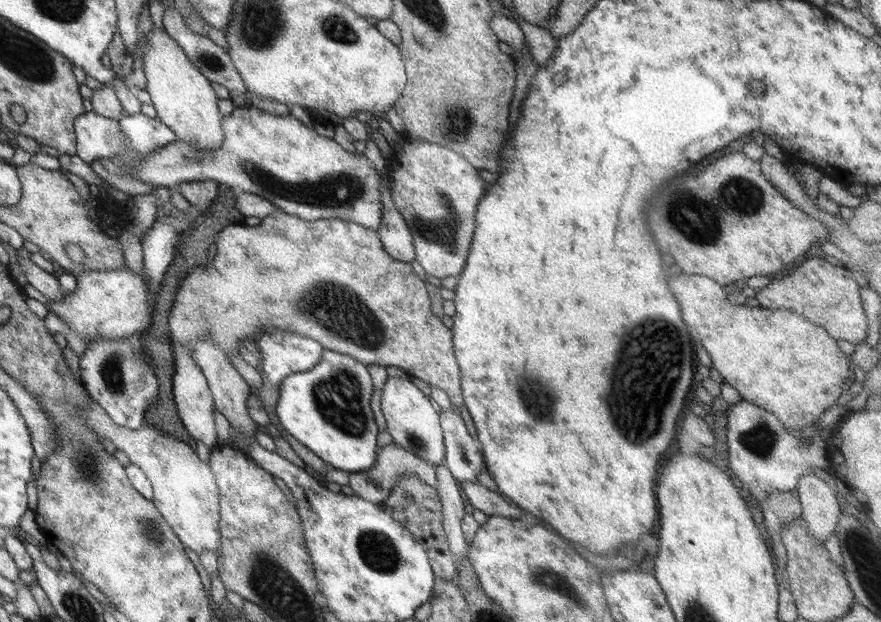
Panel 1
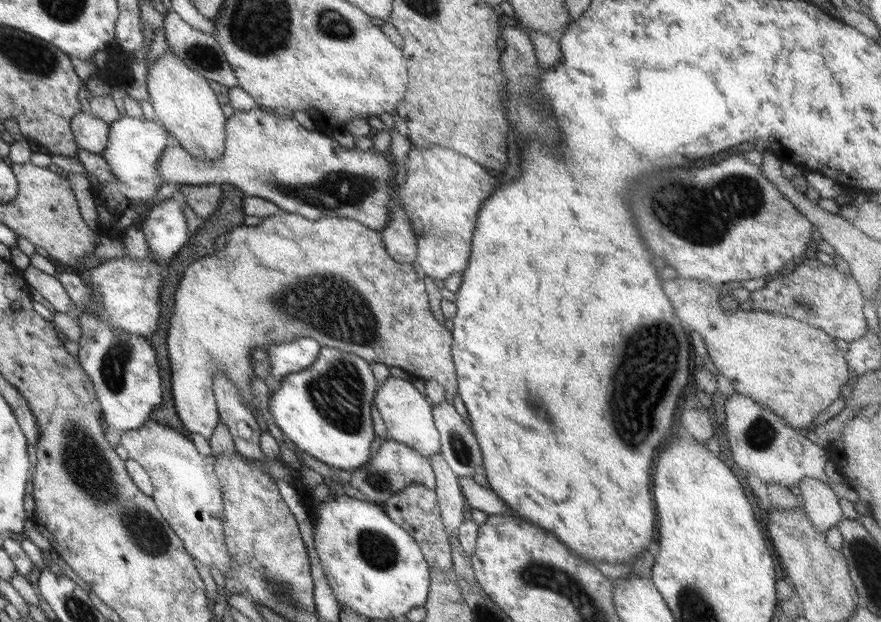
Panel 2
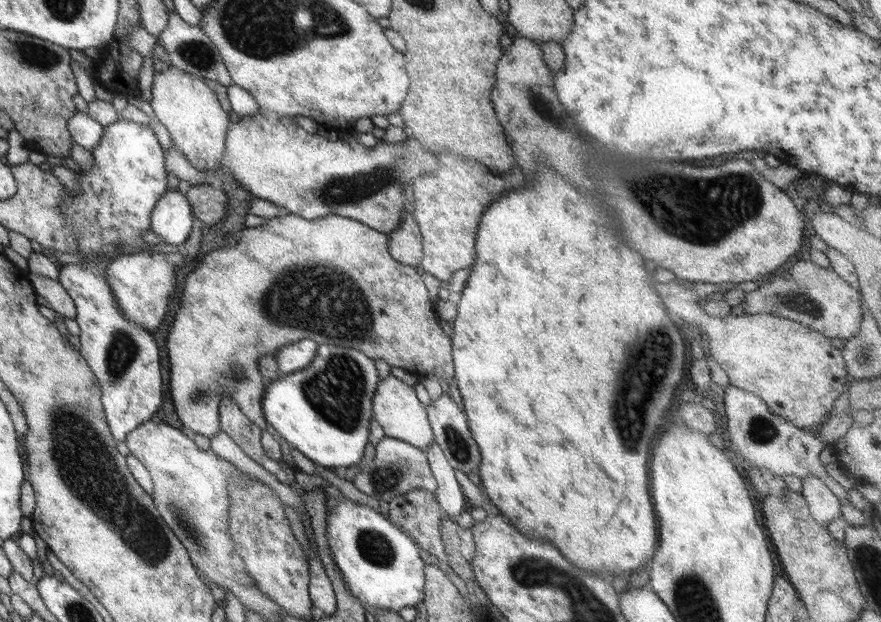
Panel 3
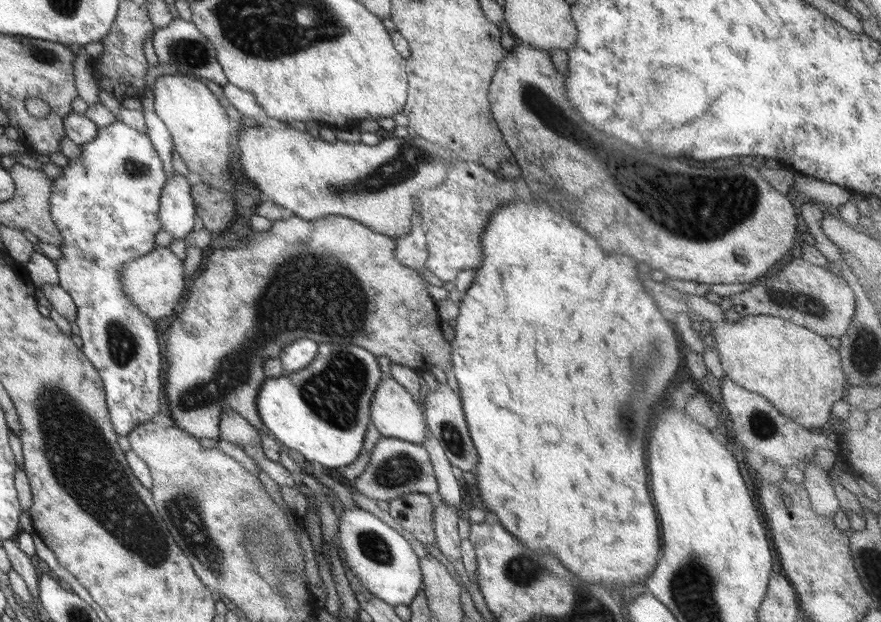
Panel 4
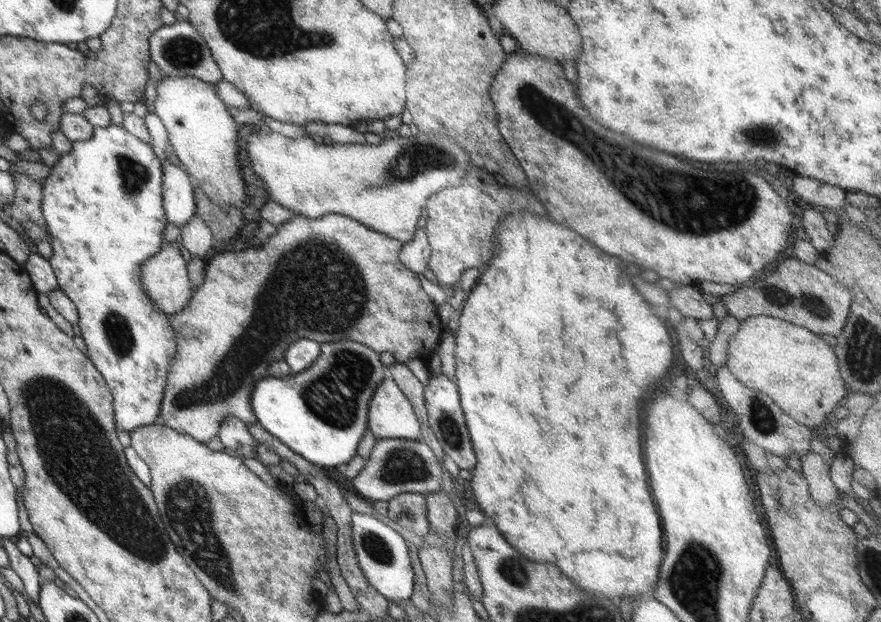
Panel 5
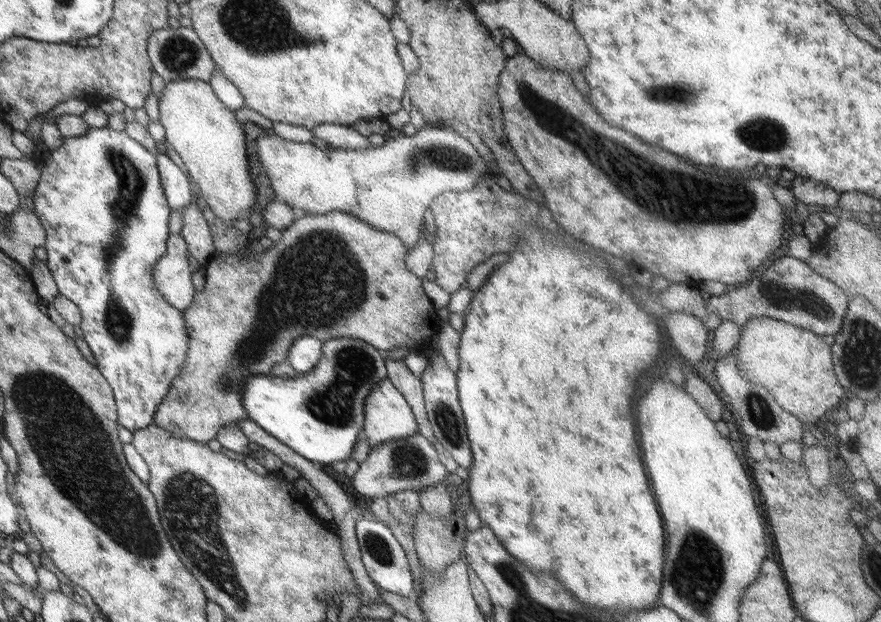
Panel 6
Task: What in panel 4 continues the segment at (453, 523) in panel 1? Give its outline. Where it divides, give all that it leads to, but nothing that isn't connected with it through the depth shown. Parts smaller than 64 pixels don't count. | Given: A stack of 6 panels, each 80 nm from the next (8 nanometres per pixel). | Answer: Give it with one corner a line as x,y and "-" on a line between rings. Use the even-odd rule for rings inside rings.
425,428
425,438
422,445
425,447
434,475
437,481
437,493
441,502
448,504
450,507
457,509
461,502
460,481
455,479
451,473
451,464
446,459
444,450
440,447
437,439

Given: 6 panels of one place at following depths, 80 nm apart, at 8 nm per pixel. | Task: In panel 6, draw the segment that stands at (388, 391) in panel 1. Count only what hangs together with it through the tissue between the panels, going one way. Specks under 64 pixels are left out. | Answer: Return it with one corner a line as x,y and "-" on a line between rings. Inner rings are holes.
387,379
371,388
369,396
364,398
362,413
362,430
370,449
387,440
418,433
409,405

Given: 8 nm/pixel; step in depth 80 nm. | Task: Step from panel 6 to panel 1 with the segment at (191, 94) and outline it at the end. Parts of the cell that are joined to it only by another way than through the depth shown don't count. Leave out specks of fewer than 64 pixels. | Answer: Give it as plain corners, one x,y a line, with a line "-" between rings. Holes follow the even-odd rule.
153,25
147,37
141,60
146,78
145,90
150,96
156,118
171,129
177,140
204,150
219,148
224,139
221,128
223,116
217,111
217,97
209,81
185,58
164,29
160,31

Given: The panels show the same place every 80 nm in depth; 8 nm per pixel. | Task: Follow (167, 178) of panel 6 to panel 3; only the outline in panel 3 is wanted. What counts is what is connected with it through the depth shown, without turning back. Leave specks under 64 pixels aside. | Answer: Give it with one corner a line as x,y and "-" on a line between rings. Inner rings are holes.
182,184
182,188
165,191
155,203
155,208
150,212
149,232
160,236
165,244
173,244
179,247
182,246
189,236
194,219
190,204
185,198
183,186
184,184

